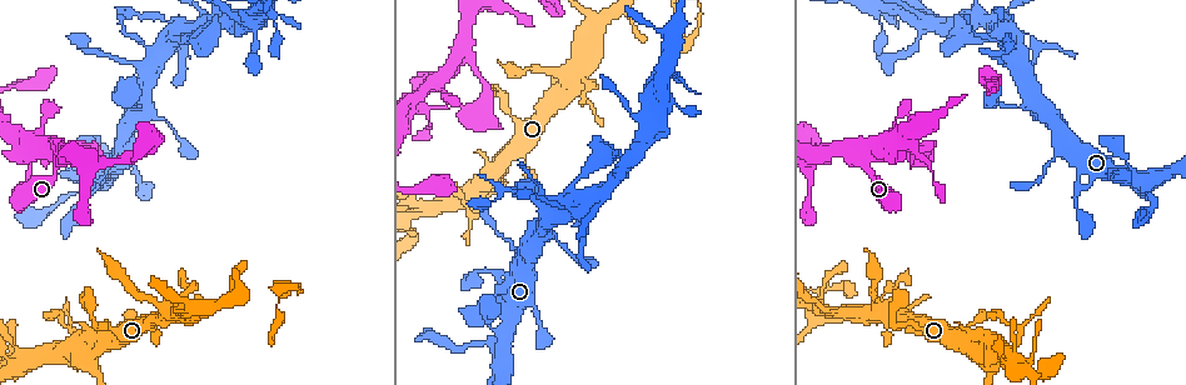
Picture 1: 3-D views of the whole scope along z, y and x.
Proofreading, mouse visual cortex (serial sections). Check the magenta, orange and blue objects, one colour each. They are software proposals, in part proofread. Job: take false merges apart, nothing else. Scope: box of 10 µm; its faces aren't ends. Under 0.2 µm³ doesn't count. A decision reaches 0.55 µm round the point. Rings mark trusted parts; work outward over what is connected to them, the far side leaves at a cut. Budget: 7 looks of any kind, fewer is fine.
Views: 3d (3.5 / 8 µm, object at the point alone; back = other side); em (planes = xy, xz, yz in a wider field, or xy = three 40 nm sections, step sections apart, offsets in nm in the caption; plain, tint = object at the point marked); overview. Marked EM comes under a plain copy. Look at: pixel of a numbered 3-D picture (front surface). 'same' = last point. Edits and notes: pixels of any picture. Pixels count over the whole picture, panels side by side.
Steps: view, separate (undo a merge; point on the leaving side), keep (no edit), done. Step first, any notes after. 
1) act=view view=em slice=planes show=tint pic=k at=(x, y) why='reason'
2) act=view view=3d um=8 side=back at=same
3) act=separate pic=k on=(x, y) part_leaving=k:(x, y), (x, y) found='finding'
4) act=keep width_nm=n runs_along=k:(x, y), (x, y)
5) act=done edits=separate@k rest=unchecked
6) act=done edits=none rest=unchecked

act=view view=3d um=3.5 pic=1 at=(483, 88) why='narrows sharply'

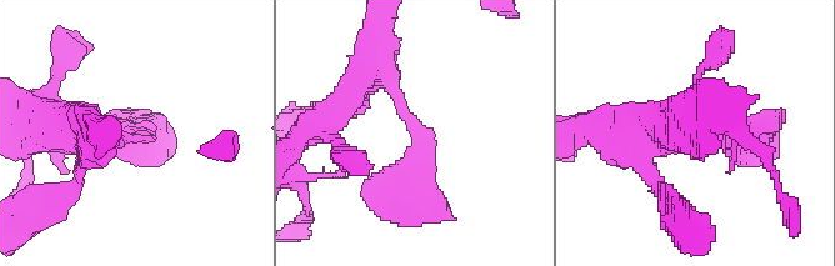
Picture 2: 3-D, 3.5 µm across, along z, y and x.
act=view view=em slice=planes show=tint pic=2 at=(413, 137)

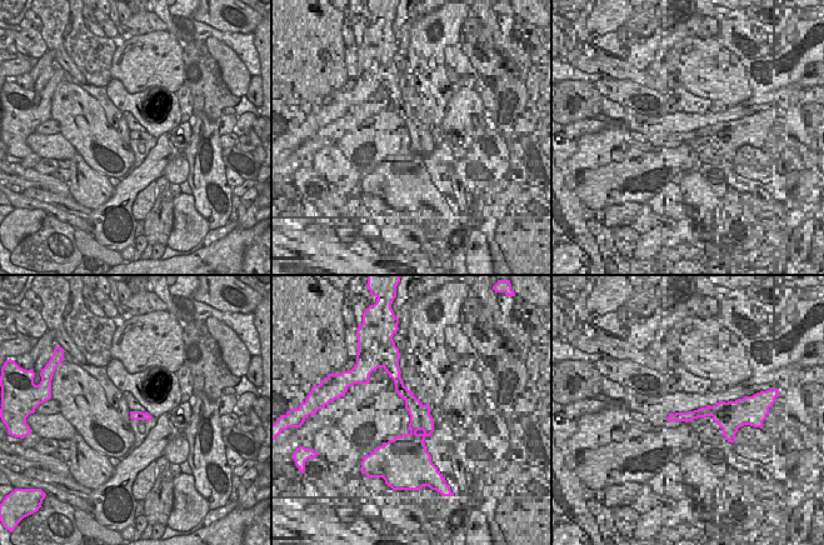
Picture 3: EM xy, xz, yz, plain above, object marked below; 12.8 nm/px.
act=view view=em slice=xy step=1 show=tint at=same why='cut it another way'

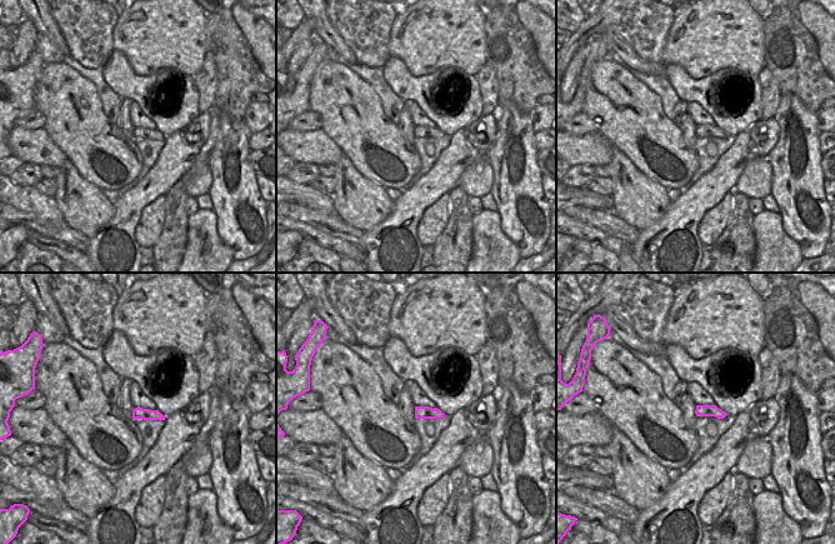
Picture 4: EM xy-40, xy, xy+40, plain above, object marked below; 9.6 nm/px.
act=keep runs_along=2:(370, 78), (398, 94), (436, 202) found='one cell here'

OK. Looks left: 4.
act=view view=3d um=8 pic=1 at=(923, 19) why='branch point'

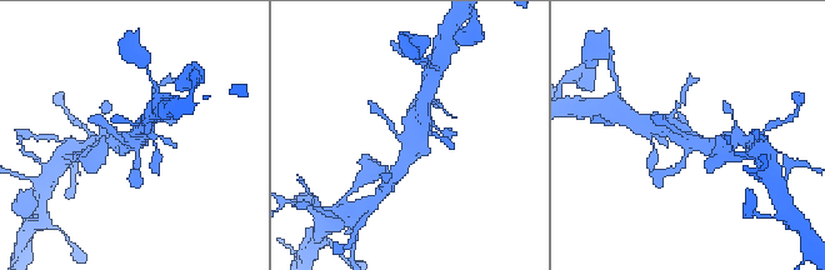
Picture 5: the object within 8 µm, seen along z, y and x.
act=view view=em slice=xy step=1 show=tint at=same why='need the tissue'

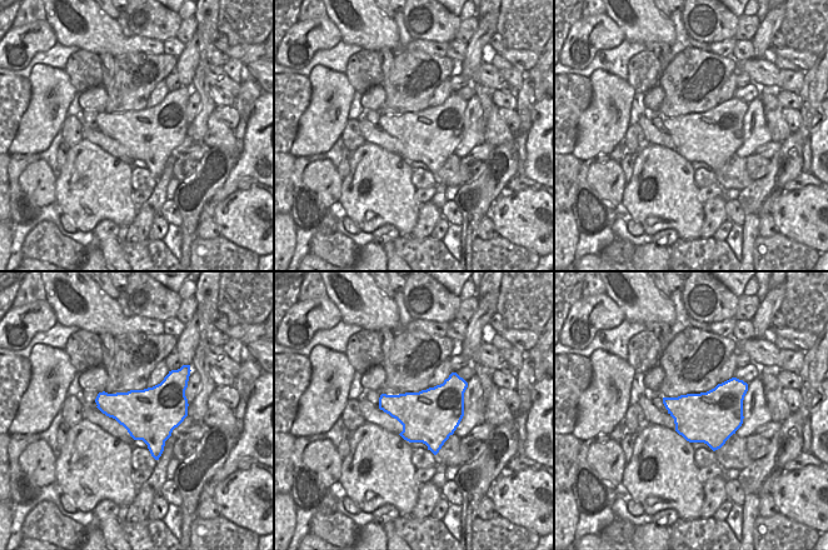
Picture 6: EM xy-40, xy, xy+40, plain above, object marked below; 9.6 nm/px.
act=keep runs_along=5:(399, 168), (424, 126), (423, 110) found='all the same cell'

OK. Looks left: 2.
act=view view=em slice=xy step=2 show=tint pic=1 at=(988, 345) why='three-way junction'

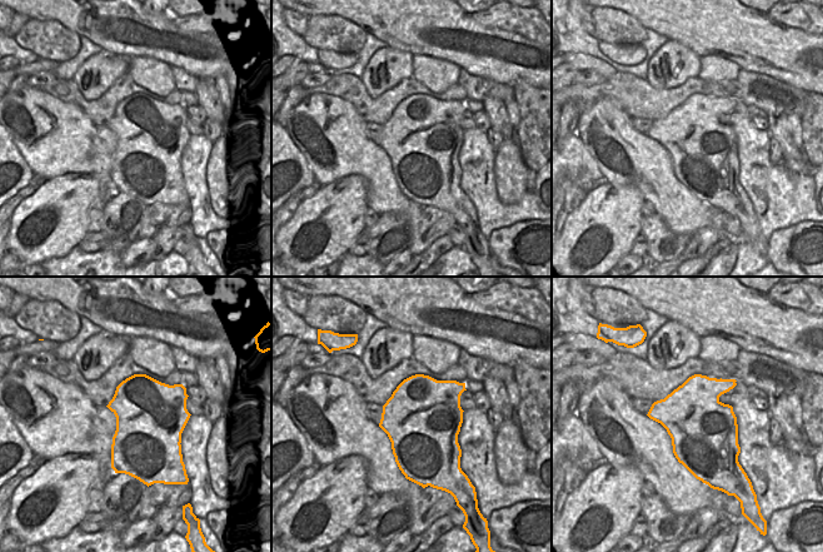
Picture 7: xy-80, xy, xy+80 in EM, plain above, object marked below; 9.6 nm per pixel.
act=view view=3d um=3.5 at=same why='wider look'

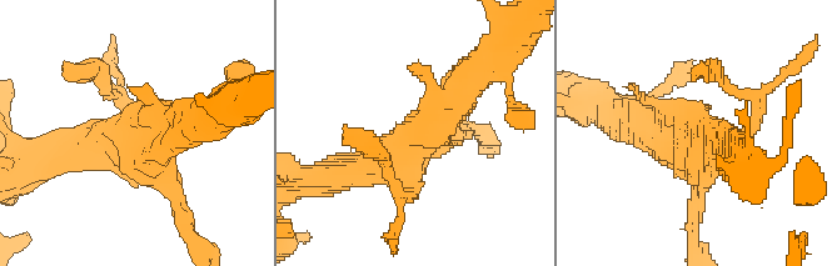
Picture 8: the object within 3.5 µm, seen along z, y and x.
act=keep runs_along=8:(481, 68), (416, 144), (362, 170) found='one cell here'

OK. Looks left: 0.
act=done edits=none rest=unchecked

